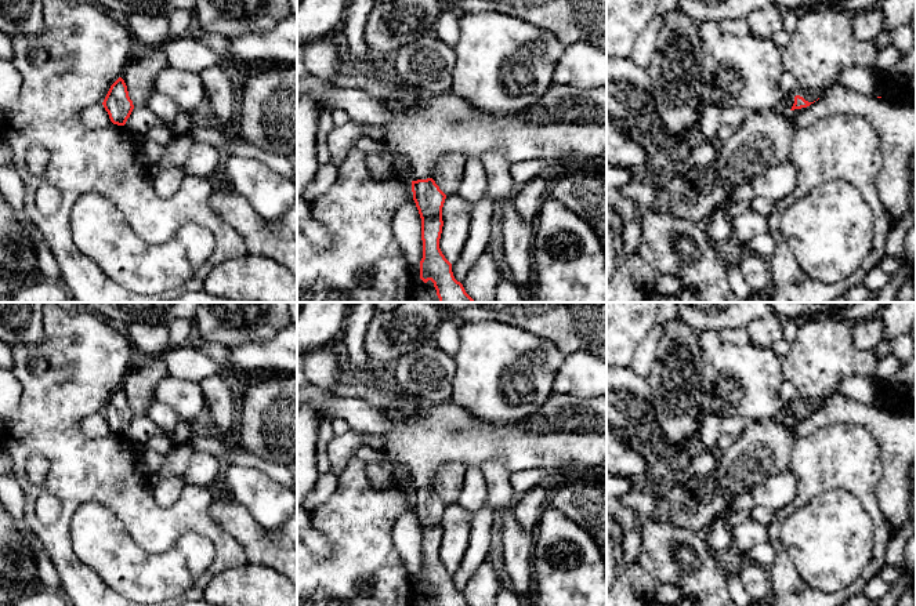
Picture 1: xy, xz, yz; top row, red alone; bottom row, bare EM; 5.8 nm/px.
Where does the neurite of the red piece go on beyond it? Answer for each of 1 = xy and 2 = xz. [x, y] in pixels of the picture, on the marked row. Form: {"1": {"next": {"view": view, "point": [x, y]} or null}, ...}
{"1": {"next": null}, "2": {"next": {"view": "xz", "point": [424, 129]}}}

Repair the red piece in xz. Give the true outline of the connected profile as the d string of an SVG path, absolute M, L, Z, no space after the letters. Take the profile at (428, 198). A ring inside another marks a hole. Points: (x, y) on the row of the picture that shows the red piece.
M551 84L536 104L510 116L493 116L477 109L464 98L448 90L426 95L409 90L406 97L384 97L392 119L383 124L384 145L403 160L410 171L413 200L421 218L423 258L420 279L431 280L439 302L475 302L457 282L452 264L439 248L442 207L446 195L432 179L434 166L446 155L481 159L500 150L510 163L547 159L571 153L583 159L607 159L607 86L600 88L572 88Z

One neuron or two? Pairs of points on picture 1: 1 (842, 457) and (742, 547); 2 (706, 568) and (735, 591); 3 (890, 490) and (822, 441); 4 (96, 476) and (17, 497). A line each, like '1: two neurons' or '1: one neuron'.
1: two neurons
2: two neurons
3: two neurons
4: two neurons

